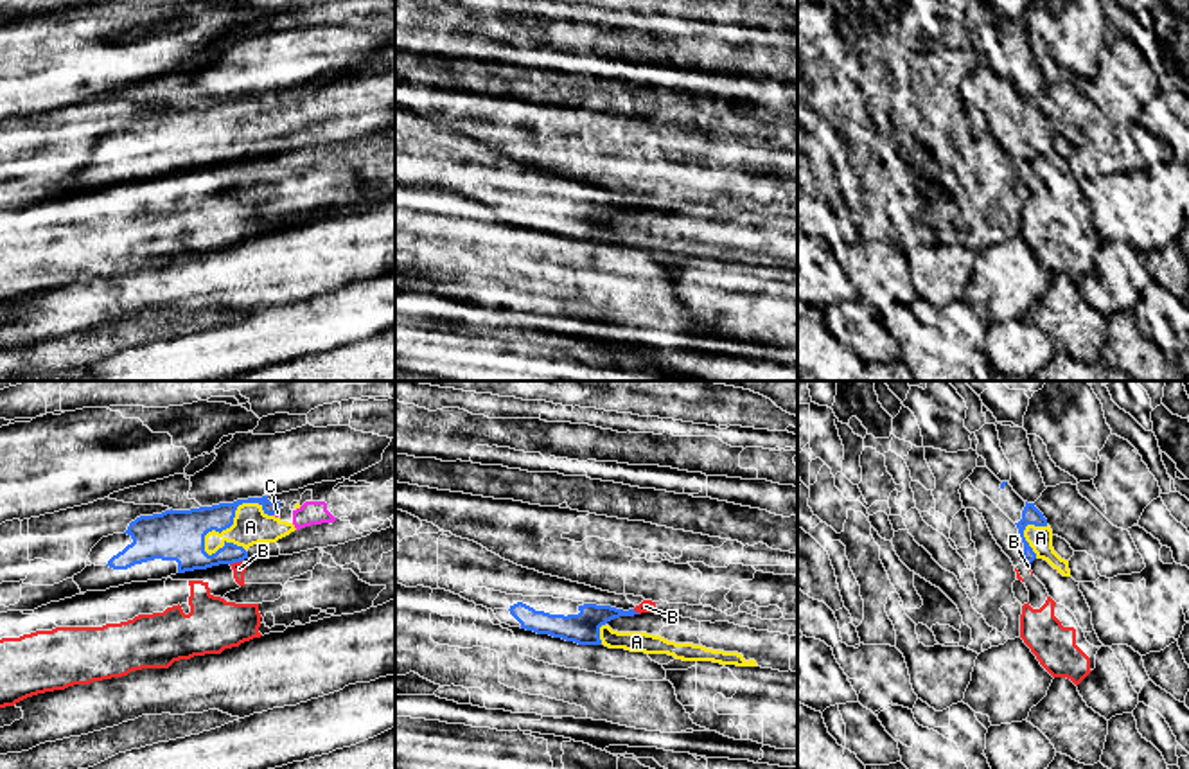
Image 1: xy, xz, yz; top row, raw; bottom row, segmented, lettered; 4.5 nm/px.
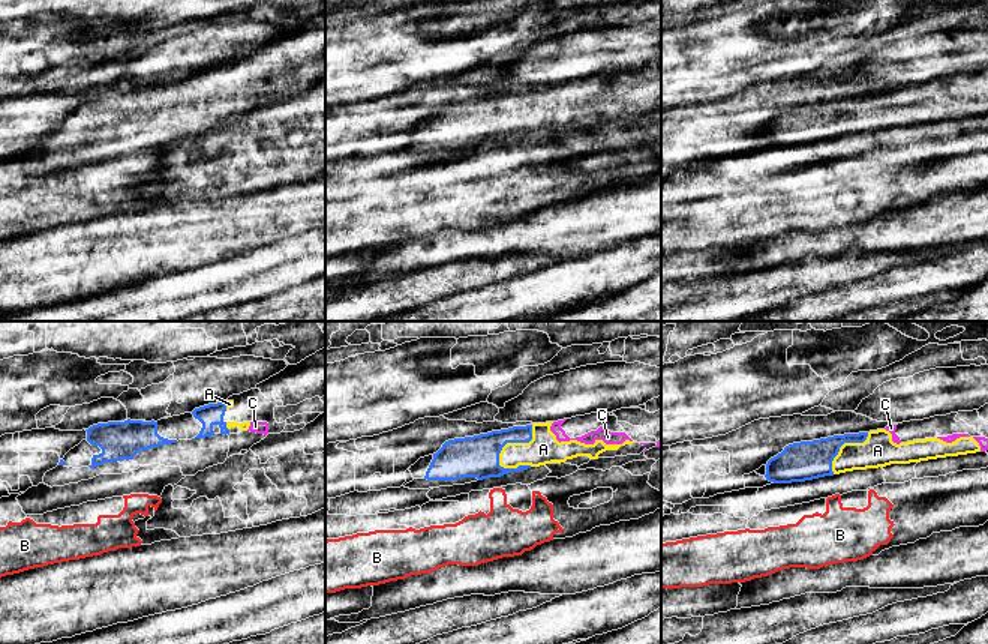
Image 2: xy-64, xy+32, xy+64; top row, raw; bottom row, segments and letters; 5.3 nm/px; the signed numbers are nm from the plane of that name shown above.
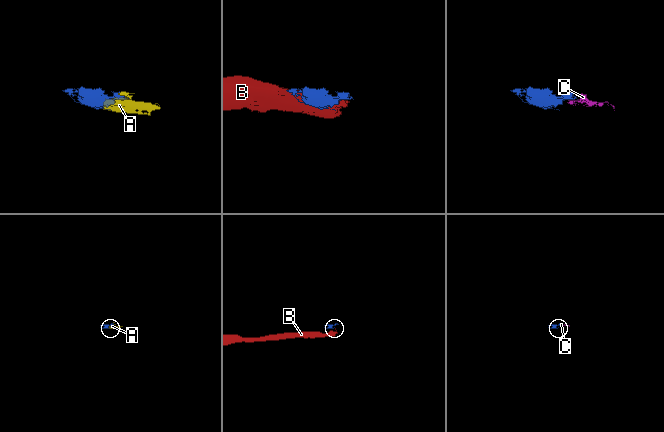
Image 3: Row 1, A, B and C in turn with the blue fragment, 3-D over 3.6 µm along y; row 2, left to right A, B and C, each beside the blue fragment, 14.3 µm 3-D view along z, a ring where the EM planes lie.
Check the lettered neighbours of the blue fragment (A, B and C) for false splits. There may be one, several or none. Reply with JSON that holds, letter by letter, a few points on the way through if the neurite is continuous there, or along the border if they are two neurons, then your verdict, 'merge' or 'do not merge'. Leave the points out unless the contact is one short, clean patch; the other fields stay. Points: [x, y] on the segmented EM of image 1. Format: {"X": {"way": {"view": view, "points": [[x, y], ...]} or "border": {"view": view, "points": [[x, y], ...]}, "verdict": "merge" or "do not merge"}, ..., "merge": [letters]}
{"A": {"verdict": "merge"}, "B": {"border": {"view": "xy", "points": [[241, 559], [230, 565]]}, "verdict": "do not merge"}, "C": {"verdict": "merge"}, "merge": ["A", "C"]}

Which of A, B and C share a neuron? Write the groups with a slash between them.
A C / B

